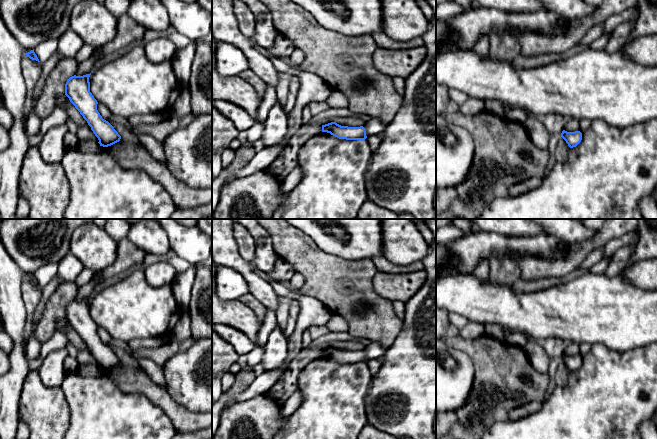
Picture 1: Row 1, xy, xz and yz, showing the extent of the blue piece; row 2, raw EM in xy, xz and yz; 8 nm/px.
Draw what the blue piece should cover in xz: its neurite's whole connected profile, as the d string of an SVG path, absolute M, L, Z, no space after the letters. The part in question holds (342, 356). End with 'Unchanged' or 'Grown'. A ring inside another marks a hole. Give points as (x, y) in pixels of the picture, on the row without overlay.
M331 346L322 349L322 356L327 356L339 363L346 364L365 364L367 362L366 355L363 350L360 351L341 350L336 346Z. Unchanged

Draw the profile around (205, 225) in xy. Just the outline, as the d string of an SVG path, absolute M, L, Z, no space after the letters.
M197 219L196 225L202 232L212 236L212 219Z

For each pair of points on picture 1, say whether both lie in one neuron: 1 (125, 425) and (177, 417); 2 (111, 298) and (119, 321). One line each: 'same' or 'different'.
1: different
2: same

